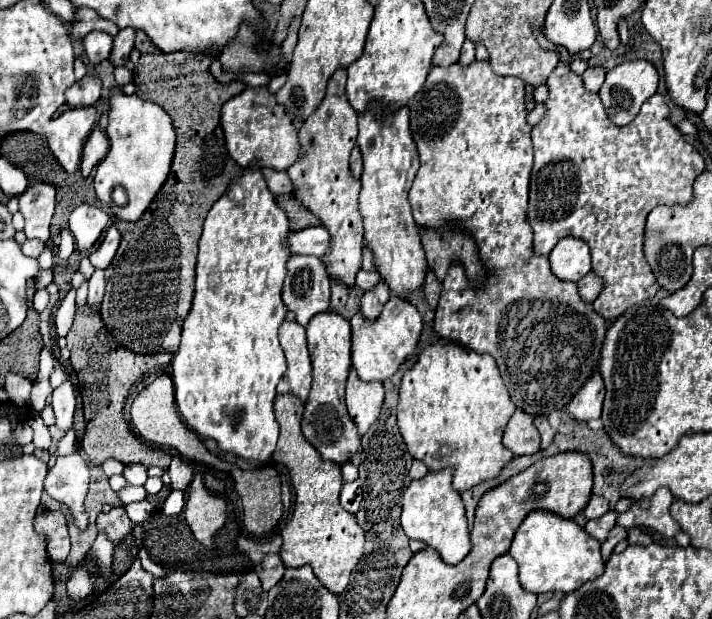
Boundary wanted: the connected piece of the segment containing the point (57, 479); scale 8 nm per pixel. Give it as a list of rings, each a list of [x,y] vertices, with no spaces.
[[[81,452],[57,458],[55,466],[49,468],[45,478],[45,492],[53,500],[63,502],[73,510],[79,528],[87,526],[87,512],[83,510],[87,488],[89,488],[89,466]]]

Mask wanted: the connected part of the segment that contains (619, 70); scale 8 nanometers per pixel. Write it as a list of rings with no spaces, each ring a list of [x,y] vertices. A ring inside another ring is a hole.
[[[631,60],[631,62],[623,62],[617,64],[611,72],[607,72],[607,78],[599,90],[599,98],[603,102],[603,106],[609,112],[609,118],[617,124],[617,126],[625,126],[629,124],[637,114],[641,104],[653,96],[657,92],[657,84],[659,84],[659,76],[657,70],[651,62],[647,60]]]

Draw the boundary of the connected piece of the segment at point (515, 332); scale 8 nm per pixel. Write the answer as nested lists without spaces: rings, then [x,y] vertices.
[[[479,60],[469,66],[461,66],[459,62],[447,68],[435,66],[407,106],[411,110],[411,134],[421,160],[409,190],[415,222],[423,228],[437,228],[445,220],[459,220],[461,228],[477,240],[479,254],[489,268],[489,284],[485,288],[469,286],[463,268],[457,264],[447,272],[435,314],[435,332],[443,338],[459,340],[475,352],[489,352],[501,370],[513,402],[521,410],[529,414],[549,414],[551,410],[563,408],[599,362],[607,328],[591,304],[579,298],[575,284],[555,280],[547,256],[533,254],[533,232],[525,218],[533,148],[523,80],[499,76],[487,62]]]

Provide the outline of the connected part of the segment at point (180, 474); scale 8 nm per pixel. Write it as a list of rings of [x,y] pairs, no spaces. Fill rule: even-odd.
[[[173,456],[171,466],[169,466],[169,474],[171,474],[171,488],[185,490],[193,480],[193,462],[183,460],[181,456]]]

